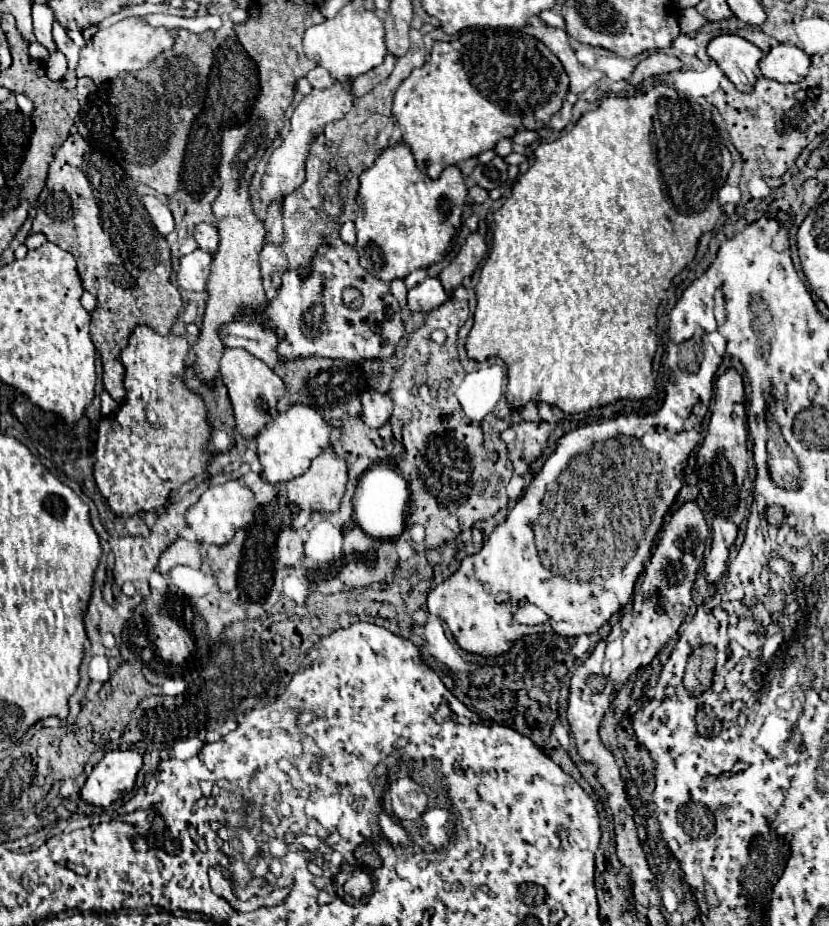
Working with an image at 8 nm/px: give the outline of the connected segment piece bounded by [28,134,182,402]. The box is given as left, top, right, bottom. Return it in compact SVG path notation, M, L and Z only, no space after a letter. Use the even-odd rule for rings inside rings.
M80 134L68 136L60 146L36 206L38 214L28 234L40 232L48 242L70 252L78 262L82 288L98 300L90 314L90 336L102 356L104 388L116 402L122 402L126 394L122 386L124 368L118 362L118 354L126 346L132 328L152 326L156 332L168 334L182 308L180 292L170 284L168 242L162 236L160 244L160 236L142 200L138 200L132 178L112 158L92 148ZM96 182L100 182L100 190ZM104 208L112 212L104 212Z

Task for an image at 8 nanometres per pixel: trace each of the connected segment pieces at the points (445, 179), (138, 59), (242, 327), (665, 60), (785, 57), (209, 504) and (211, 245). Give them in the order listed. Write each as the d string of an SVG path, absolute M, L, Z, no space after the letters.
M398 142L378 152L376 162L360 174L359 182L357 202L360 205L360 214L362 212L363 215L356 217L354 221L358 234L356 250L360 254L360 266L366 272L390 284L394 278L406 278L412 270L428 268L444 260L444 250L460 228L462 208L466 202L466 182L458 166L444 168L440 178L432 180L424 170L416 166L410 146Z
M128 16L104 30L100 30L82 50L76 66L76 76L88 76L96 82L112 80L122 72L136 72L154 62L154 58L168 50L176 42L178 28L152 28L144 22L144 16Z
M236 320L236 322L222 324L220 340L224 342L224 346L230 346L230 348L240 346L240 348L248 350L250 354L260 358L270 368L274 368L280 362L280 358L276 354L276 346L278 346L276 332L262 328L258 322L250 324L244 320Z
M652 52L650 56L646 56L634 70L632 78L630 78L630 84L640 84L644 78L648 76L656 76L656 74L668 74L672 70L678 70L682 68L682 62L680 58L676 56L666 56L662 52Z
M776 44L770 52L760 60L762 76L776 82L800 82L808 76L810 56L798 48L788 44Z
M230 480L226 484L208 488L200 496L200 500L186 510L186 522L194 530L198 542L216 546L228 544L234 538L236 530L248 526L252 518L254 518L254 494L240 480Z
M198 224L196 230L194 230L194 238L196 238L200 250L210 252L210 254L216 252L216 248L218 248L218 230L216 230L216 226Z

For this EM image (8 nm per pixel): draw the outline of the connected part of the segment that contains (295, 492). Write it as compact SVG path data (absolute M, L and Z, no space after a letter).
M328 446L302 476L286 482L288 500L304 510L338 510L340 500L344 496L346 480L348 480L348 462L342 456L338 456L332 450L332 446Z

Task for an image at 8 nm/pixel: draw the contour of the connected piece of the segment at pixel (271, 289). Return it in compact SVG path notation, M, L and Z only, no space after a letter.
M266 244L260 252L260 268L266 298L272 300L276 296L276 288L280 286L284 270L288 270L288 260L280 250L280 244Z

